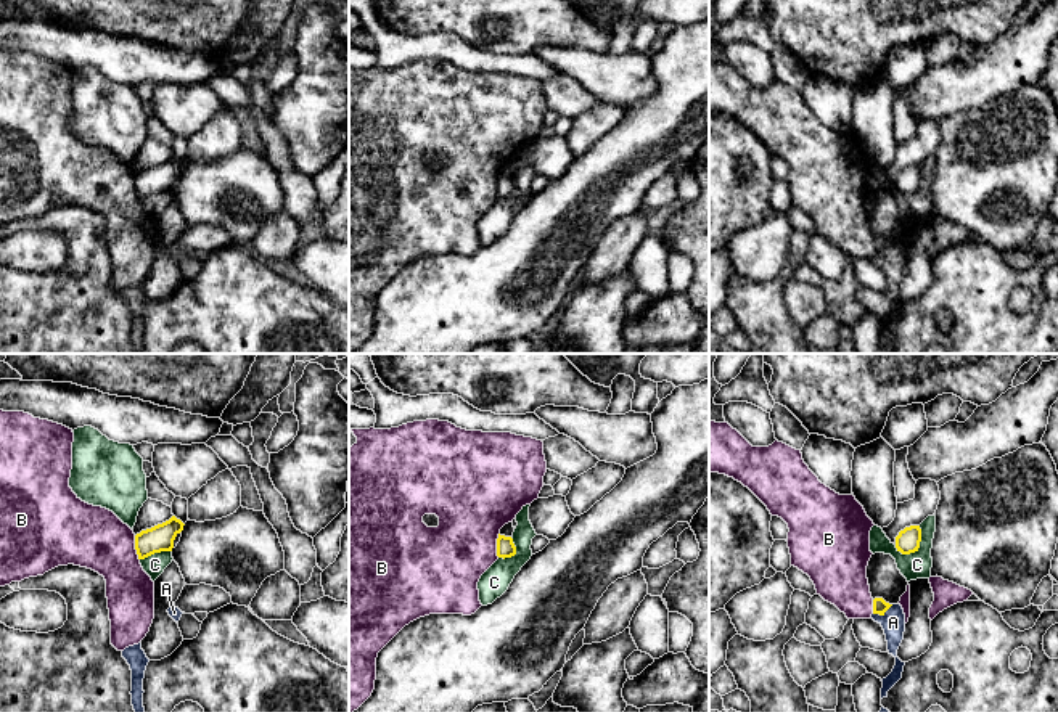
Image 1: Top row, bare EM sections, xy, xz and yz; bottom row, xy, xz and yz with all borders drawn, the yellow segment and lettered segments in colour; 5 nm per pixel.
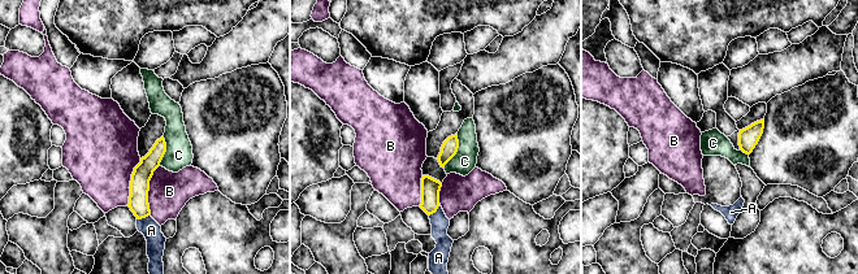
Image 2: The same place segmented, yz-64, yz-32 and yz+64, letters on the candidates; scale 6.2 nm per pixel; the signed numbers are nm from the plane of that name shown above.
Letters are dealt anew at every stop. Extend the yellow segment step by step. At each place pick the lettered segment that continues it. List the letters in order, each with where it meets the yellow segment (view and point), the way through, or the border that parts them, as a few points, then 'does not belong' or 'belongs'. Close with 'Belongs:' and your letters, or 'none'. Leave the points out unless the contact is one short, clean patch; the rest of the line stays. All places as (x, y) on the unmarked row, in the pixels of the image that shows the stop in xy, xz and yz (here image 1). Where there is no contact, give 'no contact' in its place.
A: yz (883, 253) | along yz (893, 245), (881, 254), (873, 254) | does not belong
B: xy (135, 188) | does not belong
C: yz (918, 187) | along yz (920, 166), (920, 185), (909, 193), (898, 192) | does not belong
Belongs: none

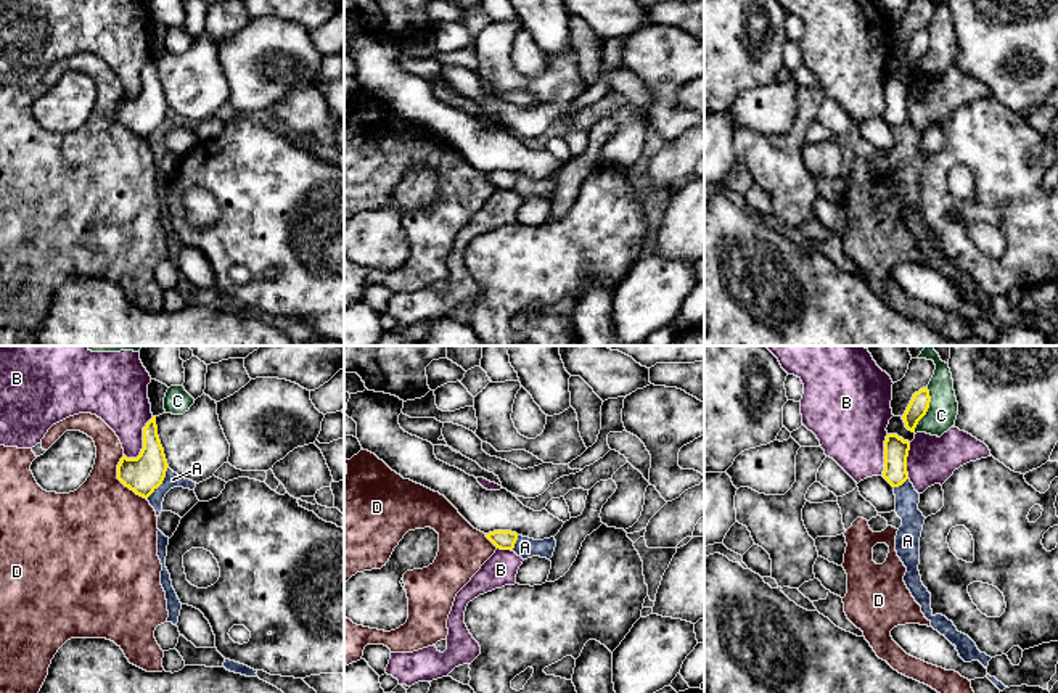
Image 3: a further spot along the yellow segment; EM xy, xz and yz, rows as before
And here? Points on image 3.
A: xy (161, 123) | along xy (168, 106), (163, 123), (147, 139) | does not belong
B: xy (143, 81) | does not belong
C: yz (926, 50) | along yz (928, 28), (930, 47), (914, 71) | does not belong
D: xy (121, 121) | does not belong
Belongs: none

